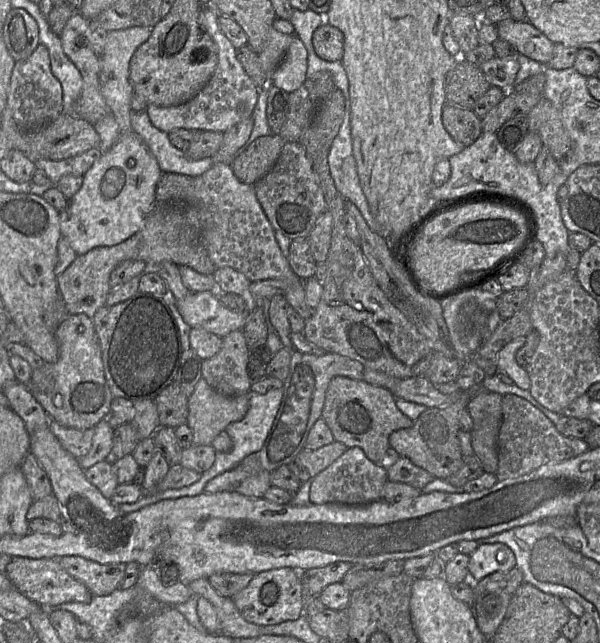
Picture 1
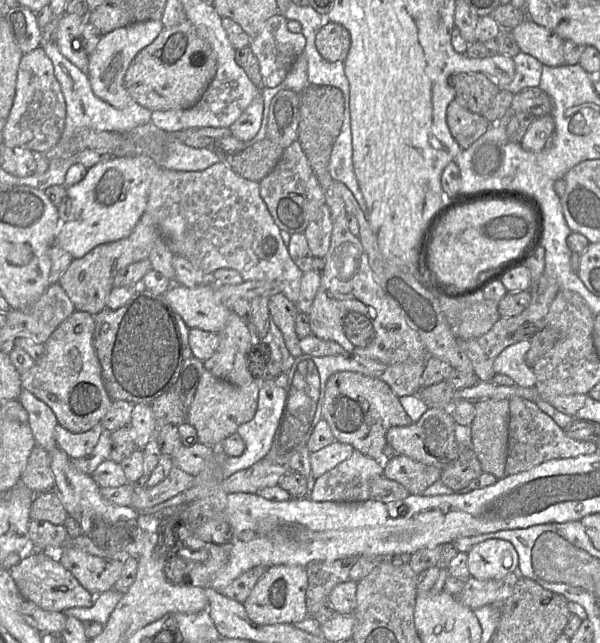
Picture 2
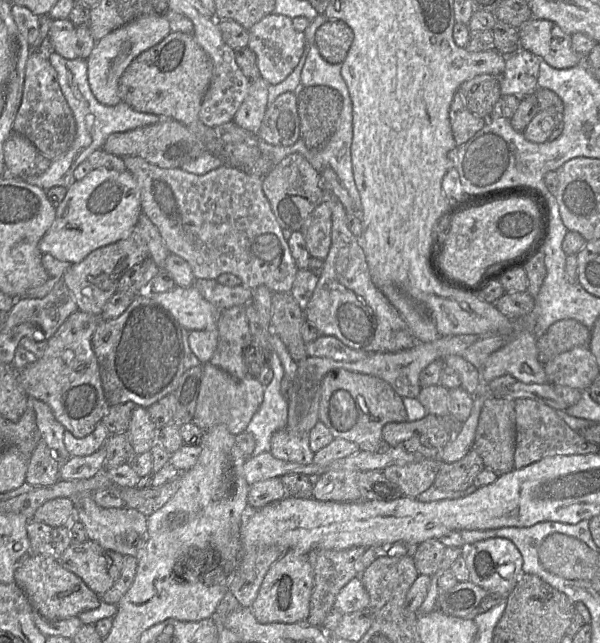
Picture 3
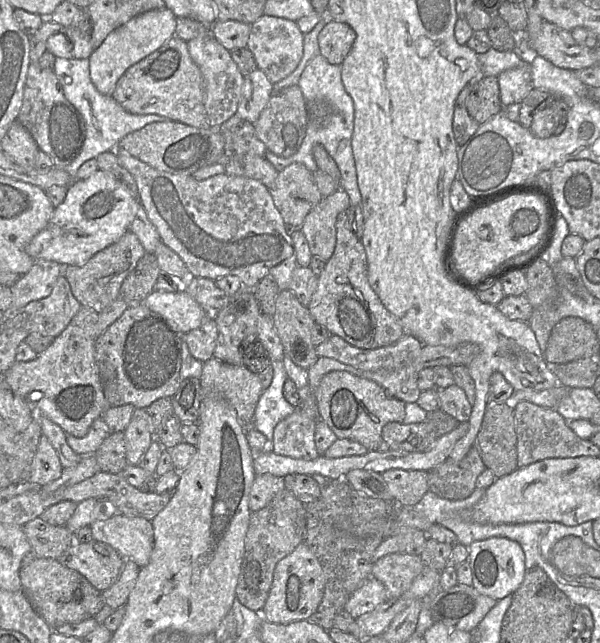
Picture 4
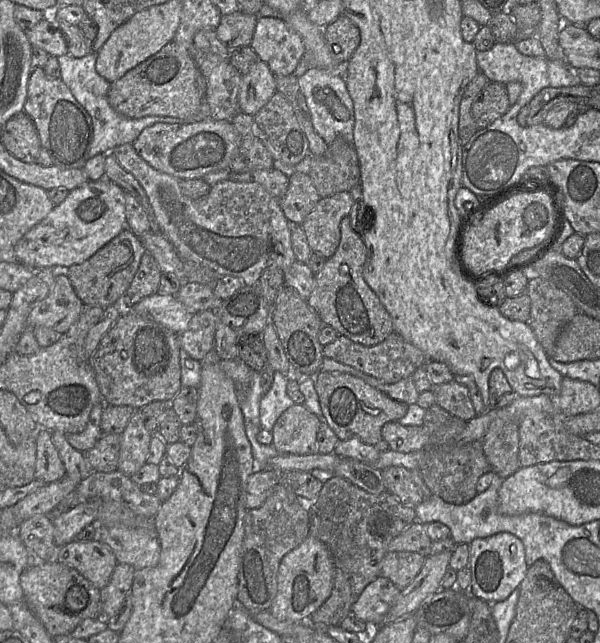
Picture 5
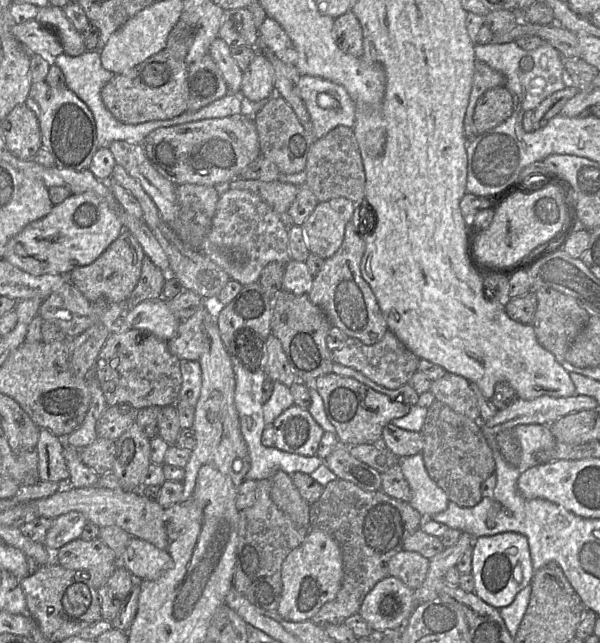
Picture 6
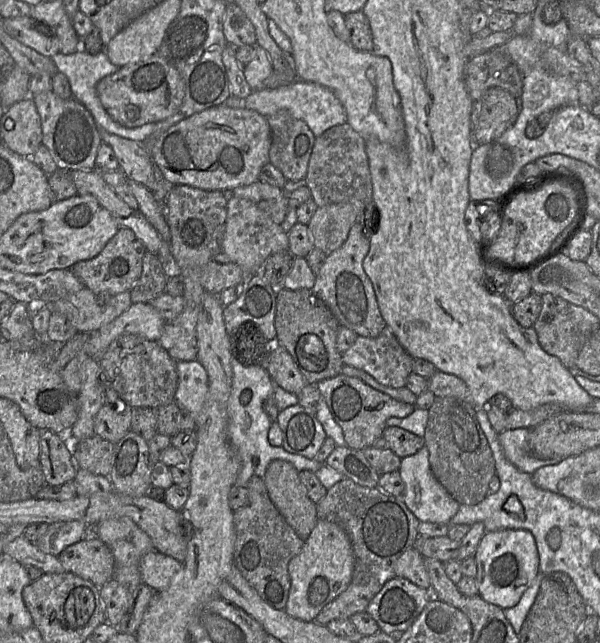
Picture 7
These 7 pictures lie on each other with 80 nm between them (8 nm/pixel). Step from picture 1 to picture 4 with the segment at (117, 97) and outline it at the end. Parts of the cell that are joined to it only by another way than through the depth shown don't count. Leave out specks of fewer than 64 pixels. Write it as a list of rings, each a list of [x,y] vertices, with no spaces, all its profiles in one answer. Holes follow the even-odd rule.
[[[168,8],[142,13],[112,31],[89,57],[90,78],[99,93],[112,96],[121,76],[135,63],[175,36],[177,17]]]

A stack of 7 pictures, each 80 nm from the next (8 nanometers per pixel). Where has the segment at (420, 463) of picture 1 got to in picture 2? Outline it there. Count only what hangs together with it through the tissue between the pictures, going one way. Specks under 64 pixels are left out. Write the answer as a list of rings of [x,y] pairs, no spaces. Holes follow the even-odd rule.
[[[429,408],[421,418],[409,426],[391,427],[386,433],[387,444],[398,454],[426,465],[444,469],[460,455],[455,438],[456,422],[450,409]]]

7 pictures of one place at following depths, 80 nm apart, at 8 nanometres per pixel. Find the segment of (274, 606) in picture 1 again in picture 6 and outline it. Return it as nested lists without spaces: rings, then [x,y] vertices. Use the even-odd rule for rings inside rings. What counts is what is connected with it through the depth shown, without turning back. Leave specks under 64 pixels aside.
[[[310,529],[304,542],[283,561],[281,579],[282,592],[277,613],[291,622],[311,620],[324,604],[335,598],[341,588],[343,565],[340,546],[326,532]]]

